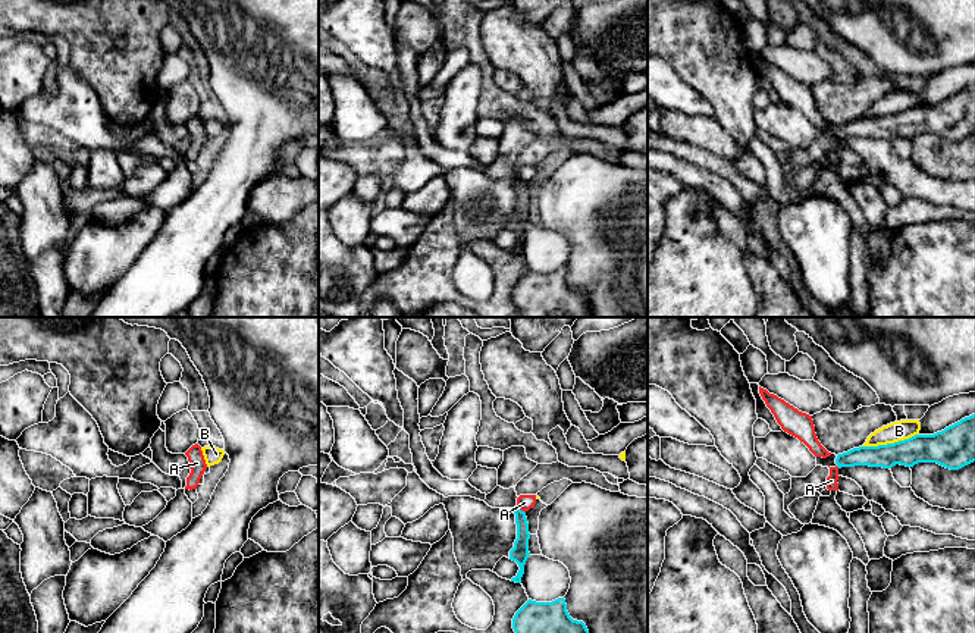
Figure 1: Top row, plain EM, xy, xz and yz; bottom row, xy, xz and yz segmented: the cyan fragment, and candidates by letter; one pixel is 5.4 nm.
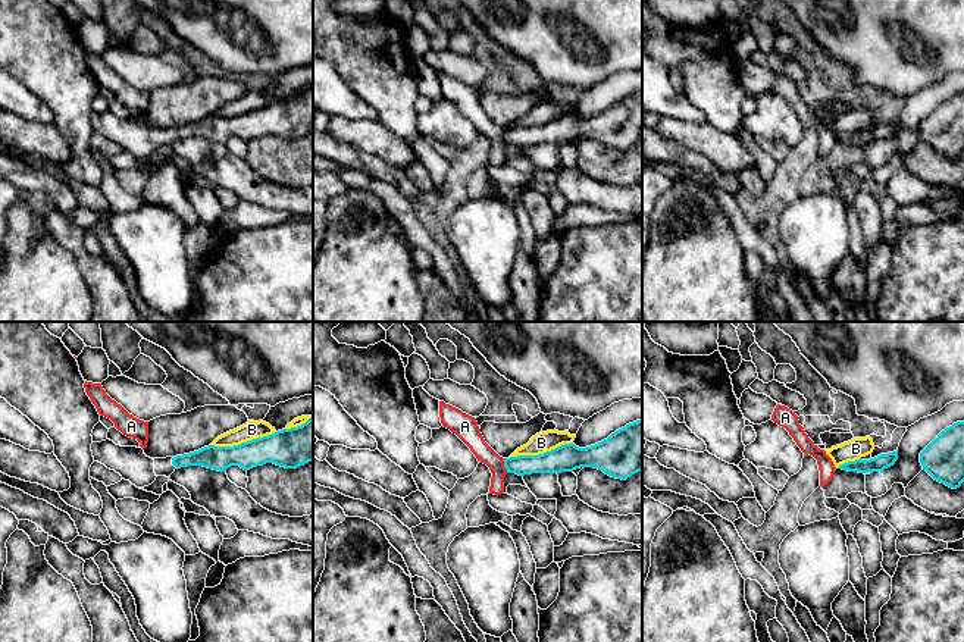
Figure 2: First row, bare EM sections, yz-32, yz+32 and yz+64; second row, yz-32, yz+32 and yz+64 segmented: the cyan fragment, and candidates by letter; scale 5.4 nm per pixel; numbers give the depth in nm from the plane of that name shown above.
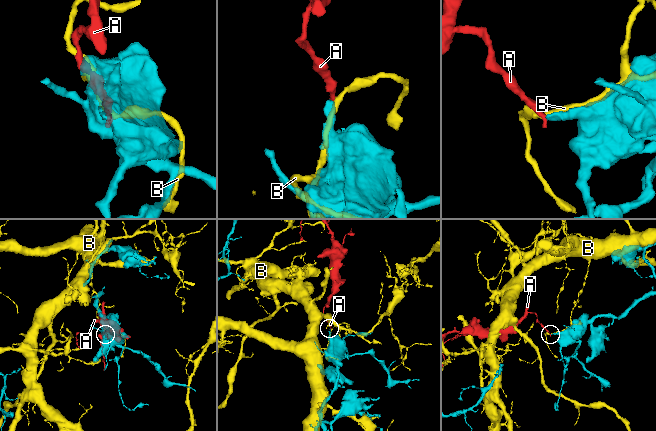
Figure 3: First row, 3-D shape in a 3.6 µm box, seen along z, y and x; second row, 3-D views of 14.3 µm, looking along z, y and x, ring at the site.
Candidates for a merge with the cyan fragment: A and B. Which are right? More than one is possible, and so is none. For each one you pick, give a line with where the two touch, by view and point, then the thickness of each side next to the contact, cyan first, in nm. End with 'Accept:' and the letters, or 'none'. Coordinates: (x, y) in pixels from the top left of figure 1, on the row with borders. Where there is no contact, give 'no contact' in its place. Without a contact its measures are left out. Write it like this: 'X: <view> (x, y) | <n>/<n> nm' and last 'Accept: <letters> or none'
Accept: none

